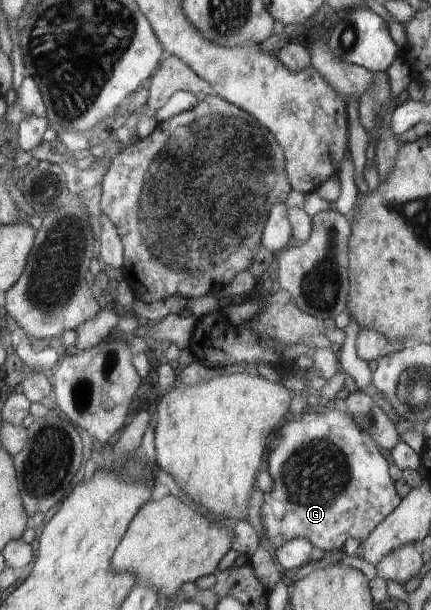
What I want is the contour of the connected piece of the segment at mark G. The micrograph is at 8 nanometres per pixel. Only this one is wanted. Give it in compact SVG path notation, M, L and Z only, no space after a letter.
M323 406L319 410L308 410L299 419L285 422L277 431L268 458L273 486L270 492L261 493L264 501L261 505L261 527L274 552L288 541L302 537L320 550L342 549L348 538L366 541L372 532L400 504L394 482L388 474L388 460L382 456L380 446L358 424L354 418L344 412L332 410L326 412Z

